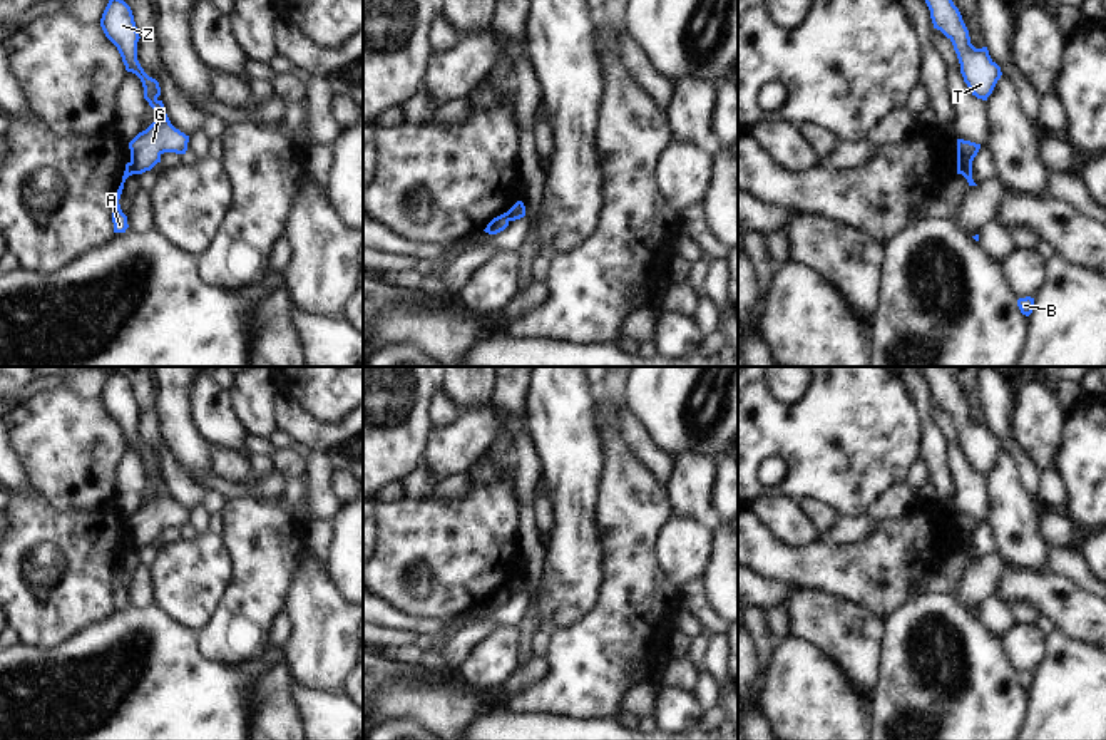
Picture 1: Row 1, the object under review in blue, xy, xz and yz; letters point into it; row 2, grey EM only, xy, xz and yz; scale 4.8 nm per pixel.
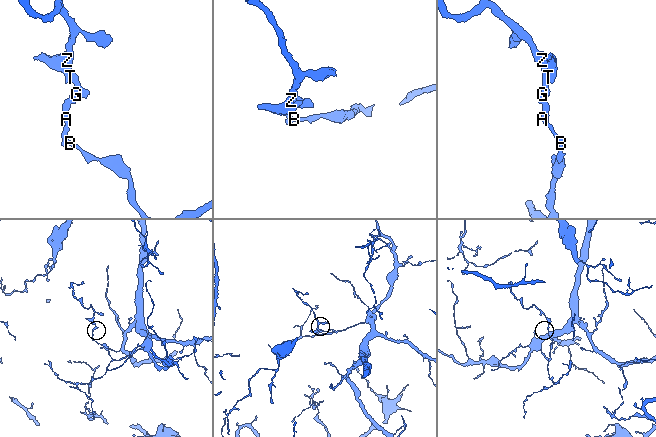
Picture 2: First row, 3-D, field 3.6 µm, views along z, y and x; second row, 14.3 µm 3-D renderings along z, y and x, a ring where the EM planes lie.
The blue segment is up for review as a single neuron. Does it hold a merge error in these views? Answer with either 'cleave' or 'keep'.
cleave

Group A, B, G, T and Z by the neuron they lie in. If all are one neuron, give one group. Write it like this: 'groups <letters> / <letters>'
groups A B / G T Z

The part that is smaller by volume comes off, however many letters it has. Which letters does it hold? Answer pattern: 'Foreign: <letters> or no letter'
Foreign: G, T, Z

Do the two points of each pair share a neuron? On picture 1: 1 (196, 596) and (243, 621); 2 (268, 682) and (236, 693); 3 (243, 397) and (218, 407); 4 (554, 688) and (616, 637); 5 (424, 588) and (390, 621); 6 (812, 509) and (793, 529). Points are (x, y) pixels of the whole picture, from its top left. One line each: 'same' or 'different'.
1: different
2: different
3: different
4: same
5: different
6: different

